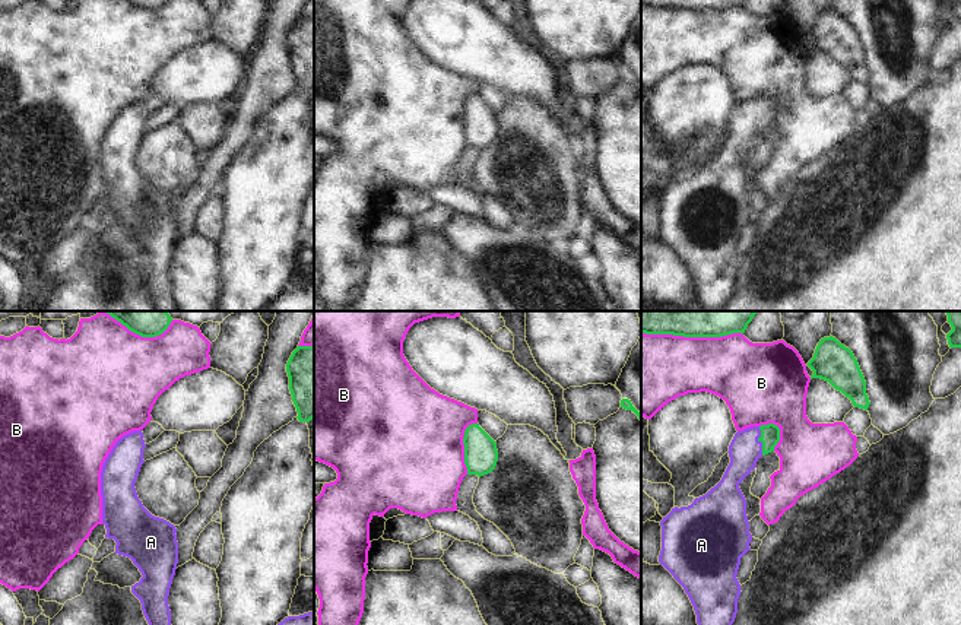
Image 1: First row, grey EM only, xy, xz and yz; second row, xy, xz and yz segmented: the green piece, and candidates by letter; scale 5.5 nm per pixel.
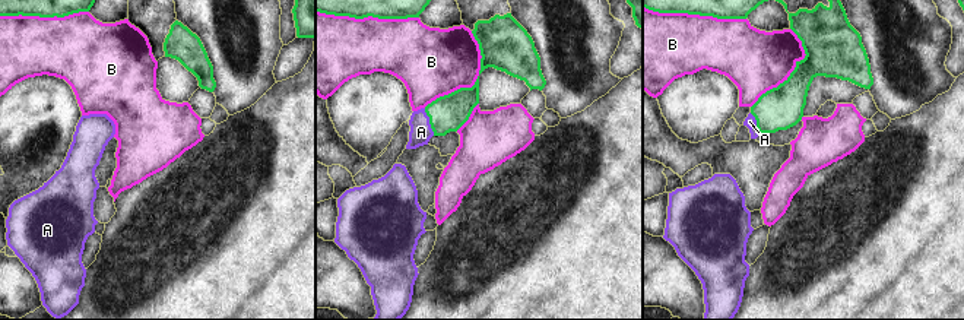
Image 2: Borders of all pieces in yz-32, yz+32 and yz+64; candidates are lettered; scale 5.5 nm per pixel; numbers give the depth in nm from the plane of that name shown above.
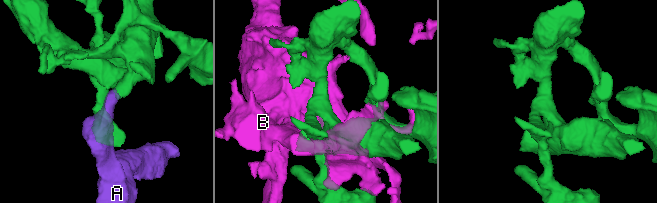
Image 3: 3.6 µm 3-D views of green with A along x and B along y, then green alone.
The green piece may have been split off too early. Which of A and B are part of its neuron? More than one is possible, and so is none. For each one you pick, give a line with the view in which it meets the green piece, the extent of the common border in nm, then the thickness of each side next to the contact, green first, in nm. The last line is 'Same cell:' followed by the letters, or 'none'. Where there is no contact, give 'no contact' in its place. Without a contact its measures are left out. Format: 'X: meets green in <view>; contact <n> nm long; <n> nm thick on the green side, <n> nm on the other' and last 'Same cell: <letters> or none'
A: meets green in yz; contact 160 nm long; 110 nm thick on the green side, 170 nm on the other
Same cell: A

